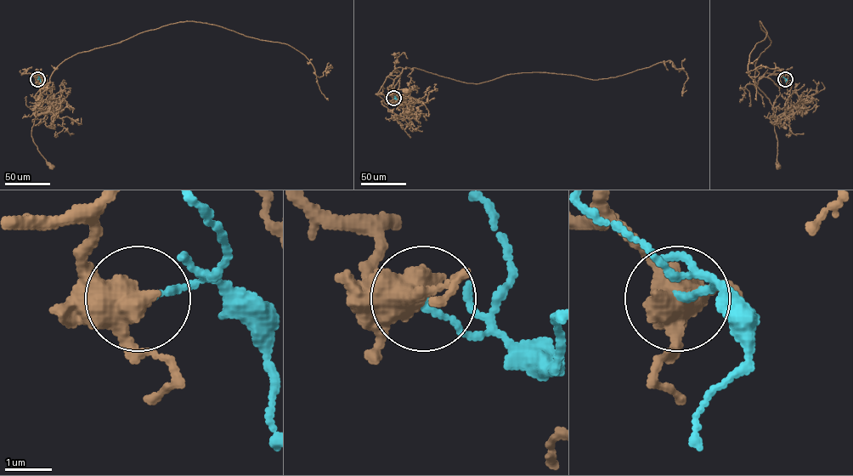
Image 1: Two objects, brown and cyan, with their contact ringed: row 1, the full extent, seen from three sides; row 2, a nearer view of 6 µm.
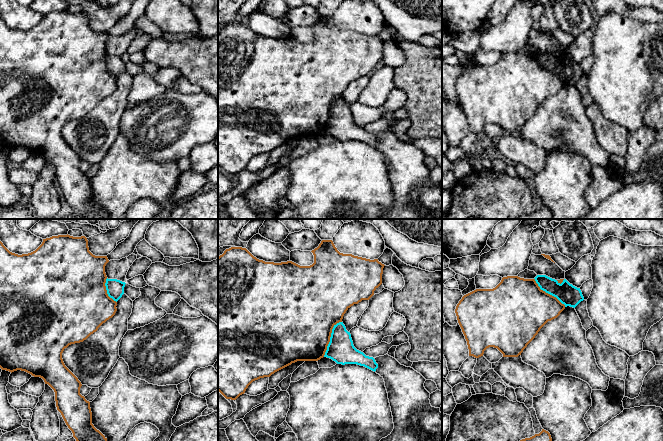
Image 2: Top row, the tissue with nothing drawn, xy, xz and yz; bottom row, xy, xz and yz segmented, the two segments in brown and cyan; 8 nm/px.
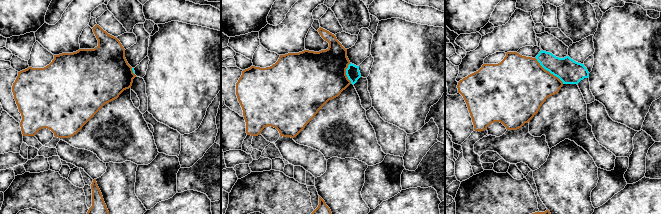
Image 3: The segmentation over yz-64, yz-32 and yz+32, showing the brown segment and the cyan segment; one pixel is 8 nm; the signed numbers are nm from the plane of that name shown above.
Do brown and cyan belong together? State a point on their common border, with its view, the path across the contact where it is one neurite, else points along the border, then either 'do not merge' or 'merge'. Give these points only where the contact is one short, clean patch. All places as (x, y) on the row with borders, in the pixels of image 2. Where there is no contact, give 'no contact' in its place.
contact xz (329, 338); border xz (341, 321), (333, 327), (330, 341), (323, 356); do not merge

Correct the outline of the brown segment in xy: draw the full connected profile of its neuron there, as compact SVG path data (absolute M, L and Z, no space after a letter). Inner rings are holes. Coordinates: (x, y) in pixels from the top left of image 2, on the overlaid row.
M68 234L52 236L43 239L42 244L35 251L22 255L10 252L0 241L0 368L11 373L21 370L34 377L42 378L45 384L48 384L54 390L57 410L61 413L76 441L107 441L107 438L92 424L90 402L80 394L82 384L65 366L62 353L69 345L86 340L91 334L96 332L103 323L115 315L117 311L117 302L108 296L105 286L107 279L105 266L108 262L107 256L95 256L89 251L88 240L85 236L73 237Z

